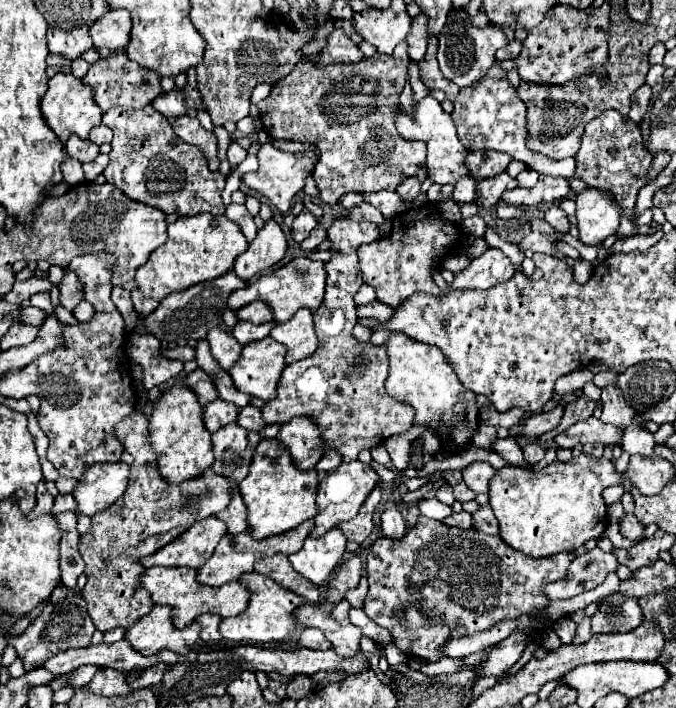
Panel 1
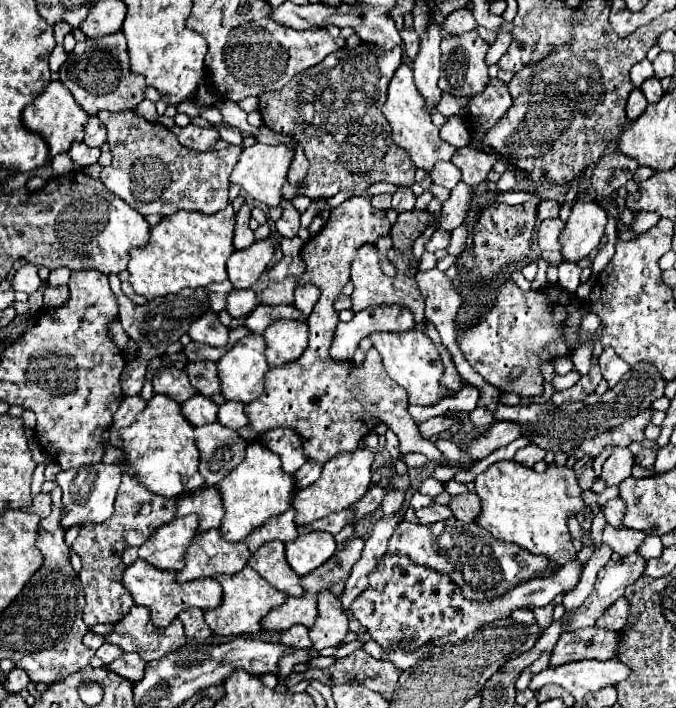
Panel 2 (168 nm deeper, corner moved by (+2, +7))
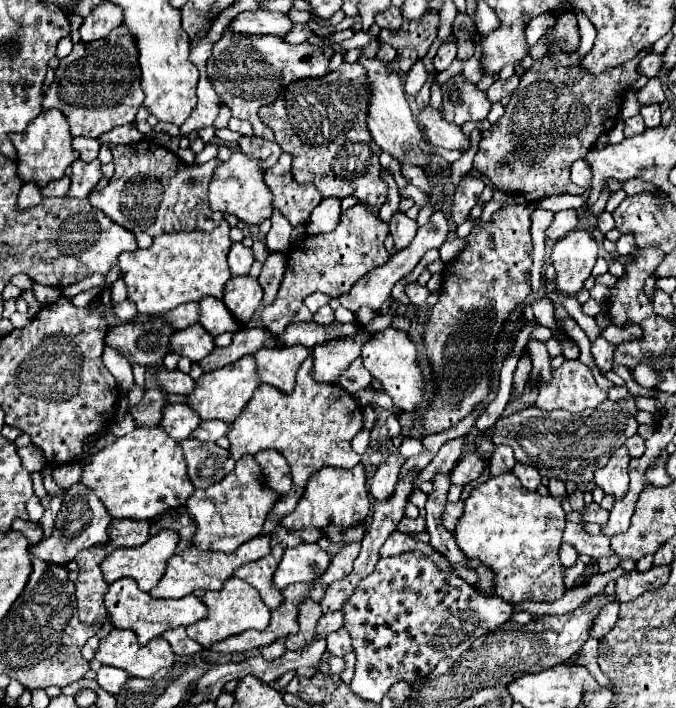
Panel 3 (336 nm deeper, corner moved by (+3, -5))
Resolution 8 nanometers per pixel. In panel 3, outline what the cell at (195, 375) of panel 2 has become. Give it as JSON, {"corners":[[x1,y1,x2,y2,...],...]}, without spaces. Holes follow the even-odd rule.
{"corners":[[162,368,158,374,156,374,156,382,172,392,172,394,182,394,182,396,188,396,192,390,194,390,194,380,190,378,190,374,184,374,180,370,166,370]]}

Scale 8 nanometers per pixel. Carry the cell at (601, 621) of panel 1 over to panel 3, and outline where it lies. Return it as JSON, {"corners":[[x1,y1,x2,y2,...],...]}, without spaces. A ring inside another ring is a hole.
{"corners":[[610,602,596,616,594,626,590,628,590,638,602,640,612,630,612,626,616,624,616,620,618,620,618,602]]}

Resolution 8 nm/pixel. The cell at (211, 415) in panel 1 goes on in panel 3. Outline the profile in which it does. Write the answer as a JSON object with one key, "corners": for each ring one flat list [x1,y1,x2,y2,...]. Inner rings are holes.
{"corners":[[168,404,166,412,162,416,162,428,166,428,168,436,172,436,176,442,182,442,190,438,190,434,200,426,198,414,186,406,186,404]]}

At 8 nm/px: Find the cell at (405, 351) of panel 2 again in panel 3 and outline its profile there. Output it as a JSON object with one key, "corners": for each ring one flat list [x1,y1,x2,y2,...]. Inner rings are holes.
{"corners":[[386,328,376,332,366,346,362,346,362,360,364,366,370,370,374,378,378,378,384,386,384,392,394,400,394,406,402,412,414,412,418,404,424,400,424,386,426,378,418,364,418,352,414,342,408,338,406,332,396,328]]}

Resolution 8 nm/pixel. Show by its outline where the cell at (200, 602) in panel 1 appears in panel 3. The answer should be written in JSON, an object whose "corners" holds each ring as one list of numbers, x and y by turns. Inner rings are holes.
{"corners":[[122,578,110,584,110,592,106,594,104,604,112,616,112,626,134,630,138,634,138,642,142,644,148,644,152,638,164,634,166,630,172,630,178,626,190,626,208,614,206,604,192,594,178,600,158,600,158,598,152,598,148,592,142,592,134,578]]}

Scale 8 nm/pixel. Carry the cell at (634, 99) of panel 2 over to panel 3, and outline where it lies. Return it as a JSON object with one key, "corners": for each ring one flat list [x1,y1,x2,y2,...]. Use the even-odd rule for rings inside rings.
{"corners":[[640,114,624,120,624,136,626,136,626,138,632,138,632,136,644,132,644,130,646,130,646,126,644,126,644,120,642,120]]}

